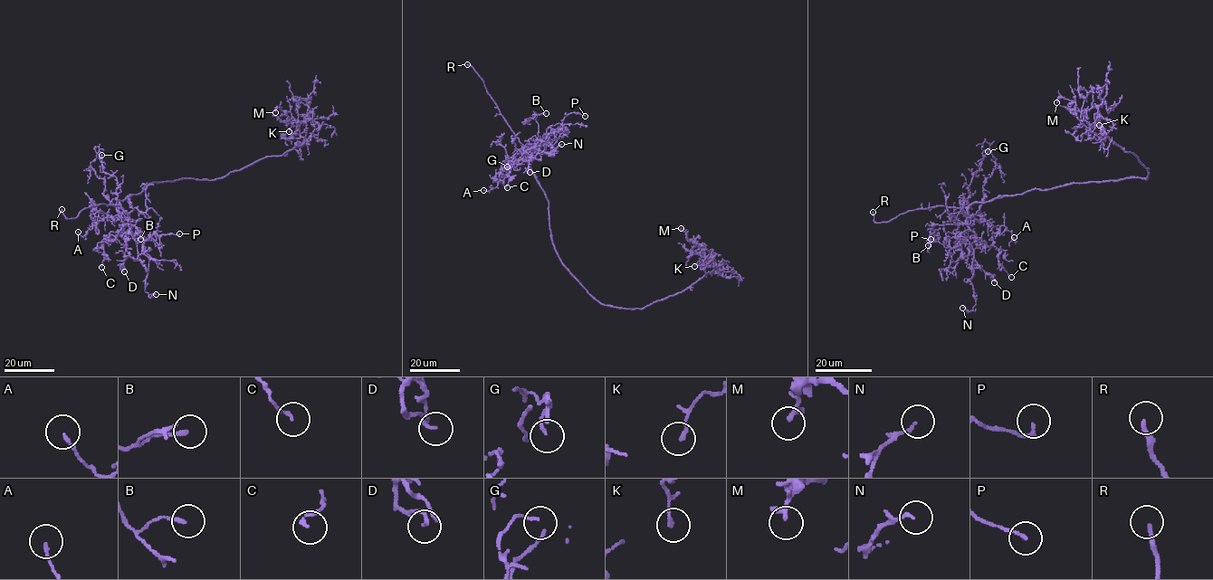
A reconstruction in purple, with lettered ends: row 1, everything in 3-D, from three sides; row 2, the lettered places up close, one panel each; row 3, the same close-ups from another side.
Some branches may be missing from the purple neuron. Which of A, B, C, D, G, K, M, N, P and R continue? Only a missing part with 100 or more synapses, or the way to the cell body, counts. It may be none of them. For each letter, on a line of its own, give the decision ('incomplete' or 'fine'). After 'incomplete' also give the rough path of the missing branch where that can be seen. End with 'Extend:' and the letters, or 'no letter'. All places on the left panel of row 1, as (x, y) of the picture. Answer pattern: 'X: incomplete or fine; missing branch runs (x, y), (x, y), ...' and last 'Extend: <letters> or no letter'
A: fine
B: fine
C: fine
D: fine
G: fine
K: fine
M: fine
N: fine
P: fine
R: incomplete
Extend: R

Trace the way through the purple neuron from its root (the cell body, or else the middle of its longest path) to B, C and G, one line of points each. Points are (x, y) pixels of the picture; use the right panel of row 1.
B: (1103, 180), (1031, 189), (1020, 194), (973, 203), (968, 211), (969, 223), (935, 224), (931, 230), (928, 245)
C: (1103, 180), (1031, 189), (969, 206), (968, 226), (981, 242), (998, 249), (998, 261), (1011, 277)
G: (1103, 180), (973, 203), (968, 211), (971, 220), (965, 200), (972, 174), (988, 151)

